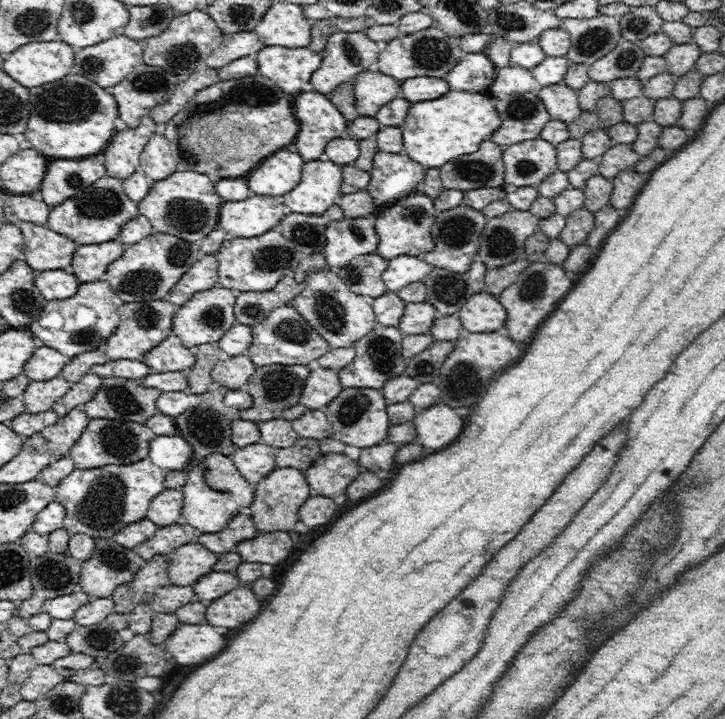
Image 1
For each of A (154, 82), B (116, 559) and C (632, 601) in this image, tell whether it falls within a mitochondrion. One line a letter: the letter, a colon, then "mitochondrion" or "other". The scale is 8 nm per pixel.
A: mitochondrion
B: mitochondrion
C: other

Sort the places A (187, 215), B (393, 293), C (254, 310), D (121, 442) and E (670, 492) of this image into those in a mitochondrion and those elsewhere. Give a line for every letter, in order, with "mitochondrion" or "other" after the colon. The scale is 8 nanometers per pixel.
A: mitochondrion
B: other
C: mitochondrion
D: mitochondrion
E: other

